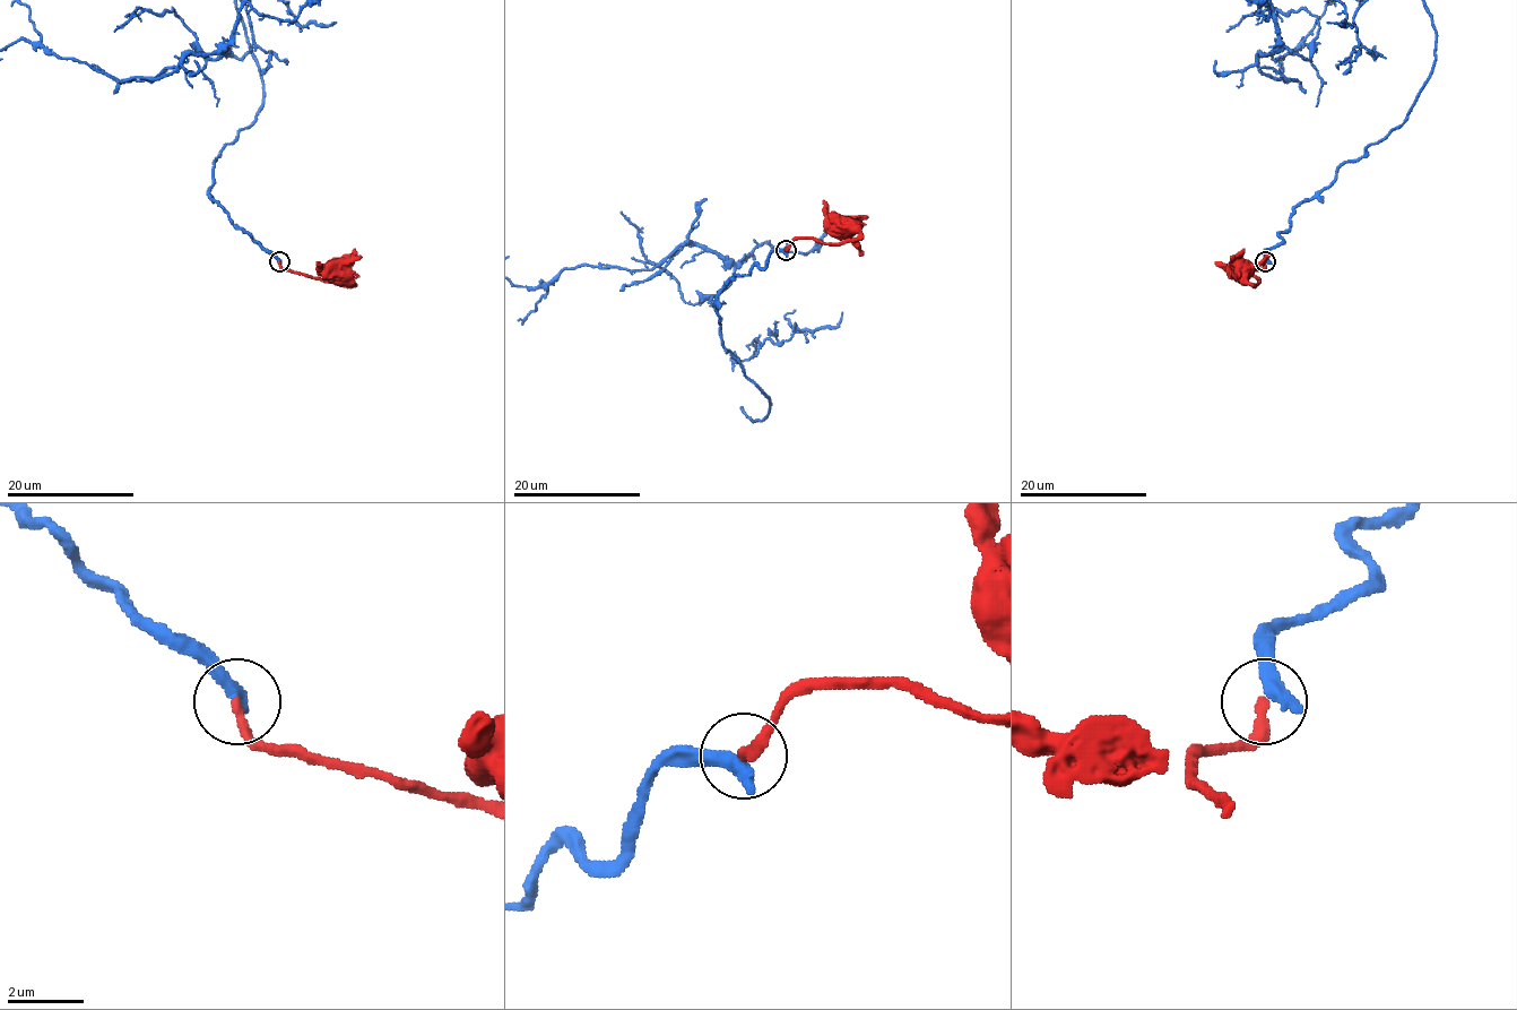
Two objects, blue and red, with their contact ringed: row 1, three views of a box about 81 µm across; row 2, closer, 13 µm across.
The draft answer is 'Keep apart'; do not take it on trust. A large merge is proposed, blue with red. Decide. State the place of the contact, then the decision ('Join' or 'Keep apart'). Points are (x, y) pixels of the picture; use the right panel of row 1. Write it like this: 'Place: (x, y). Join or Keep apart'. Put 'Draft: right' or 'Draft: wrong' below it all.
Place: (1265, 261). Keep apart
Draft: right

